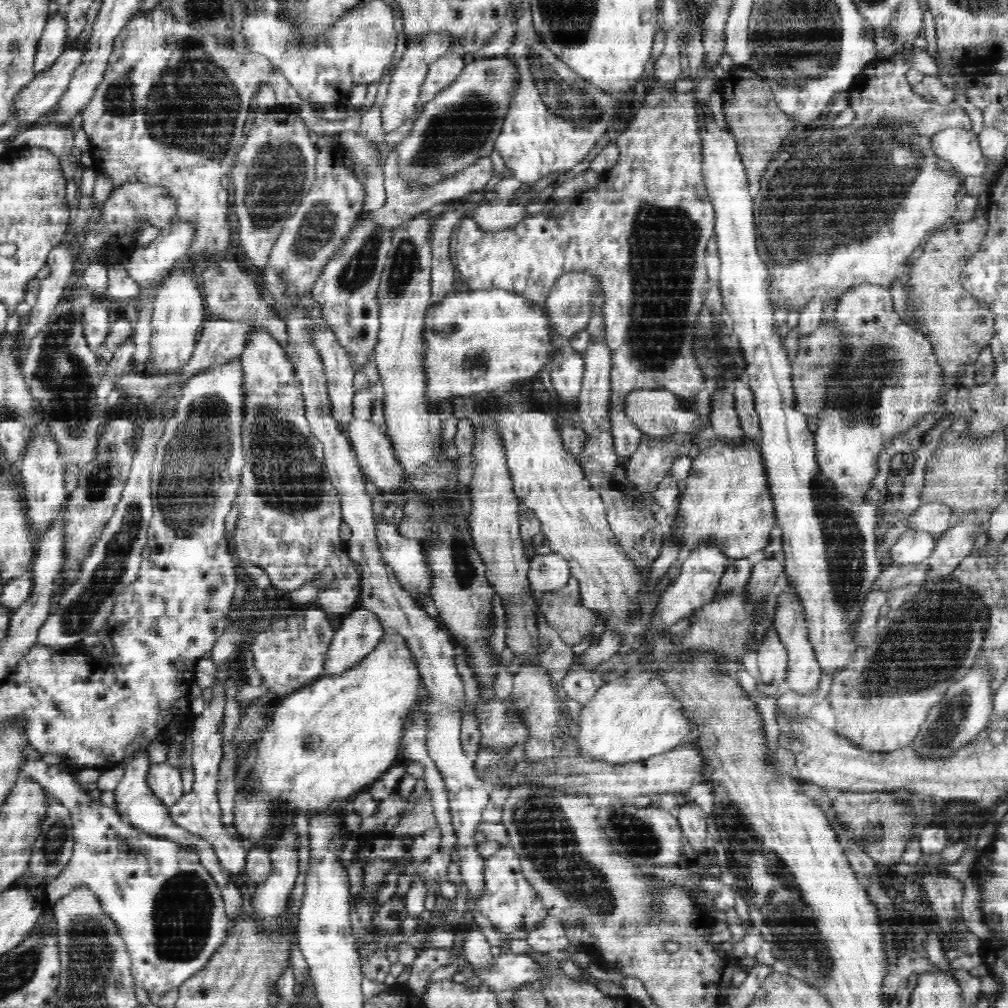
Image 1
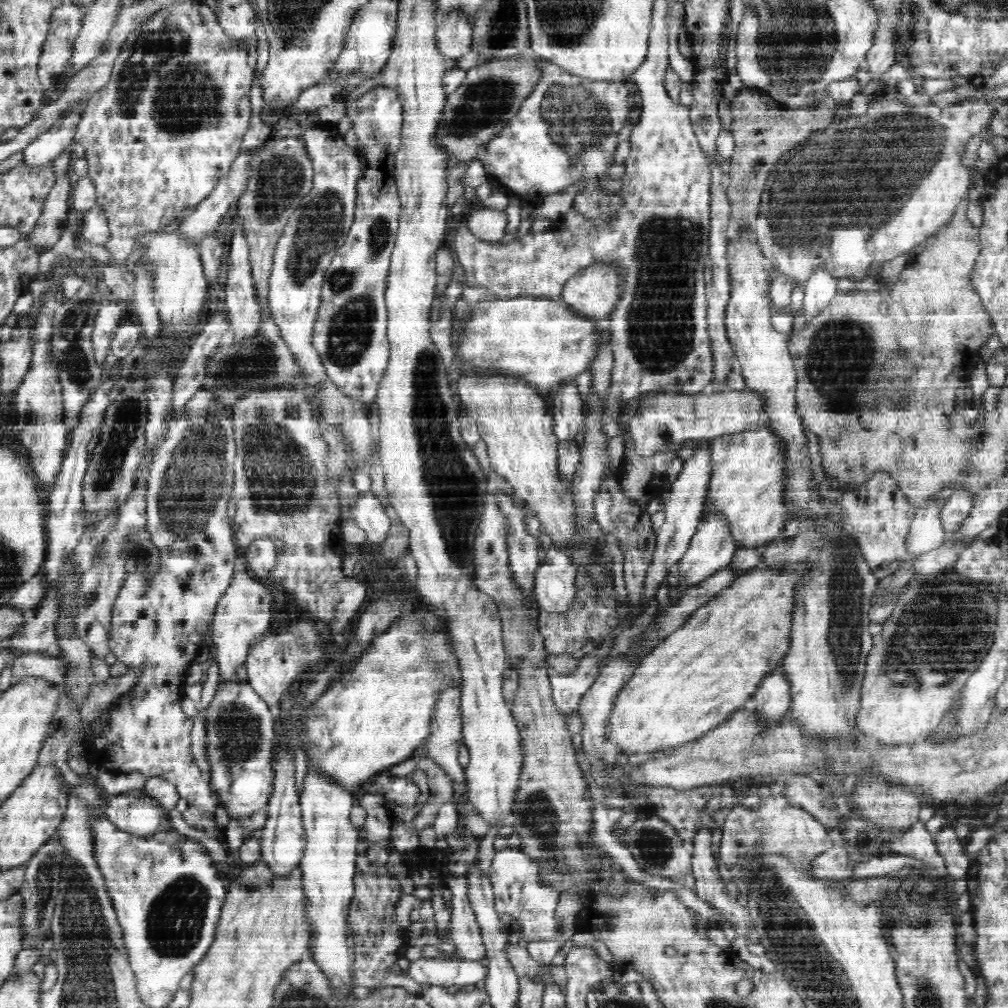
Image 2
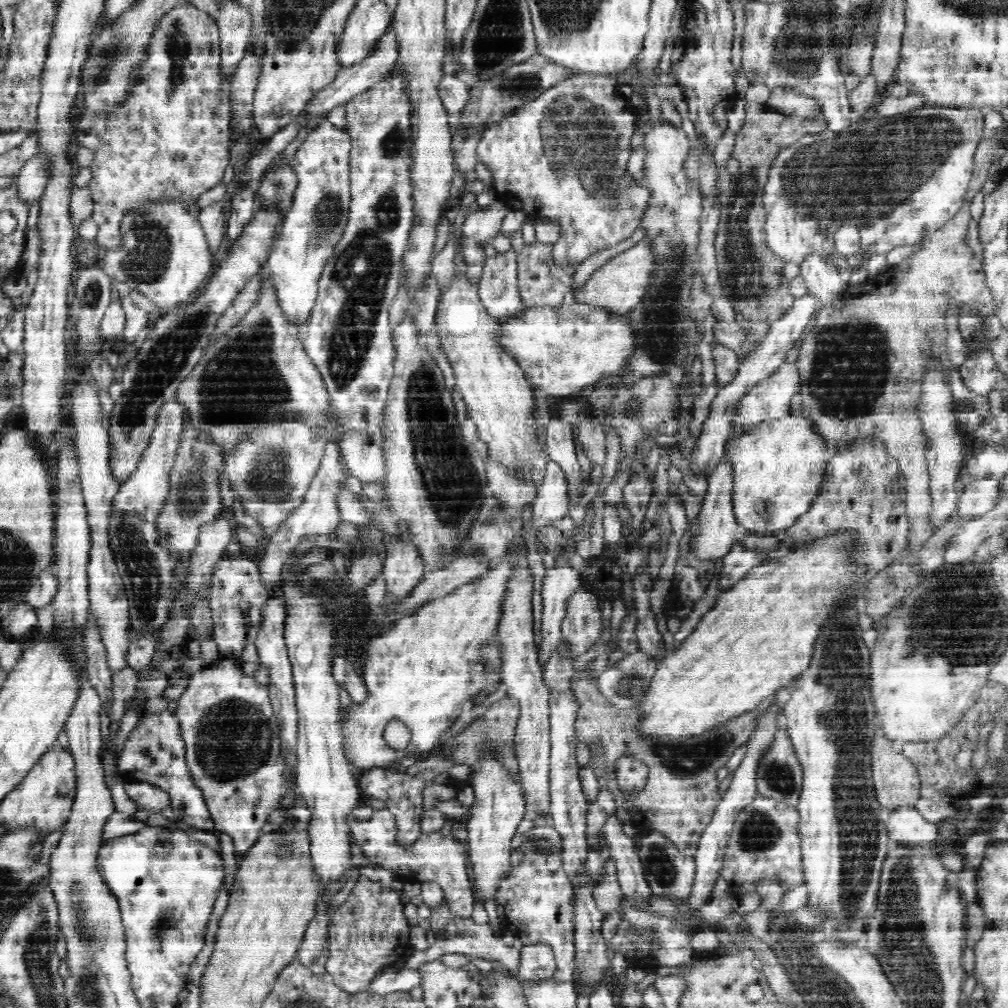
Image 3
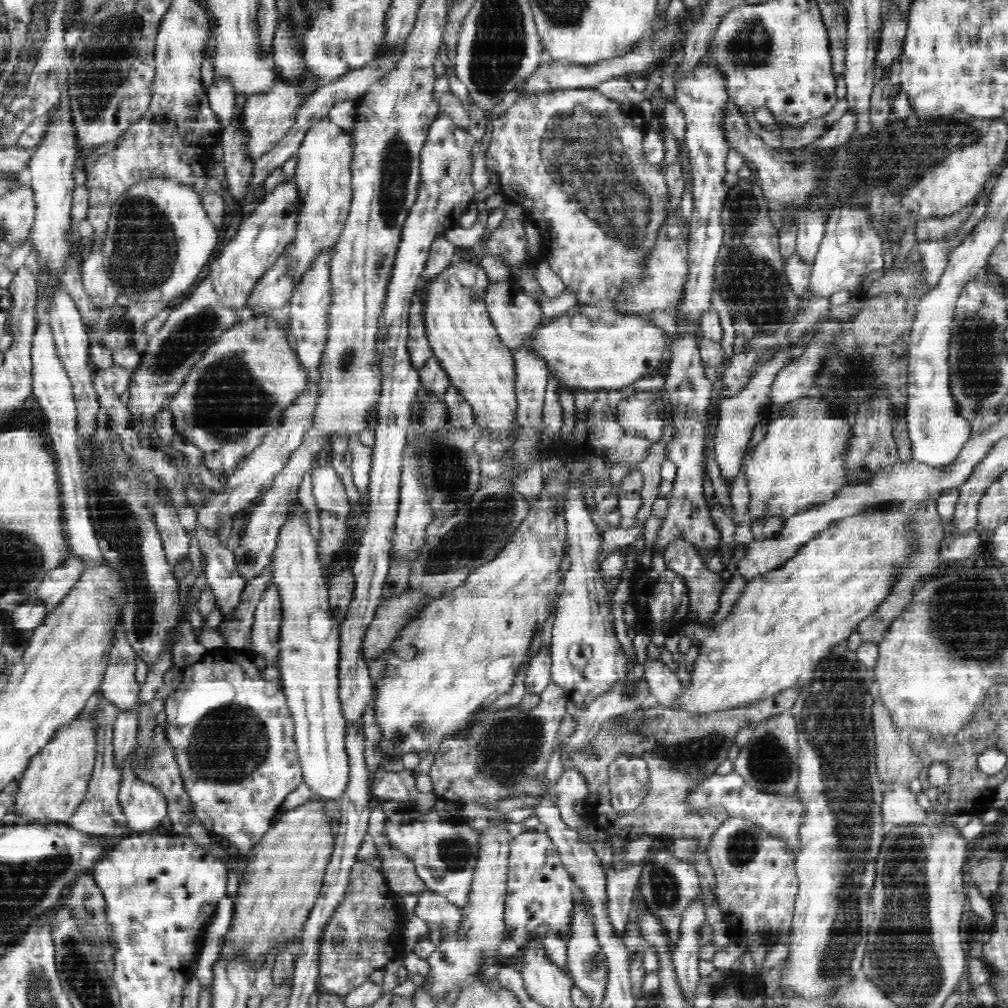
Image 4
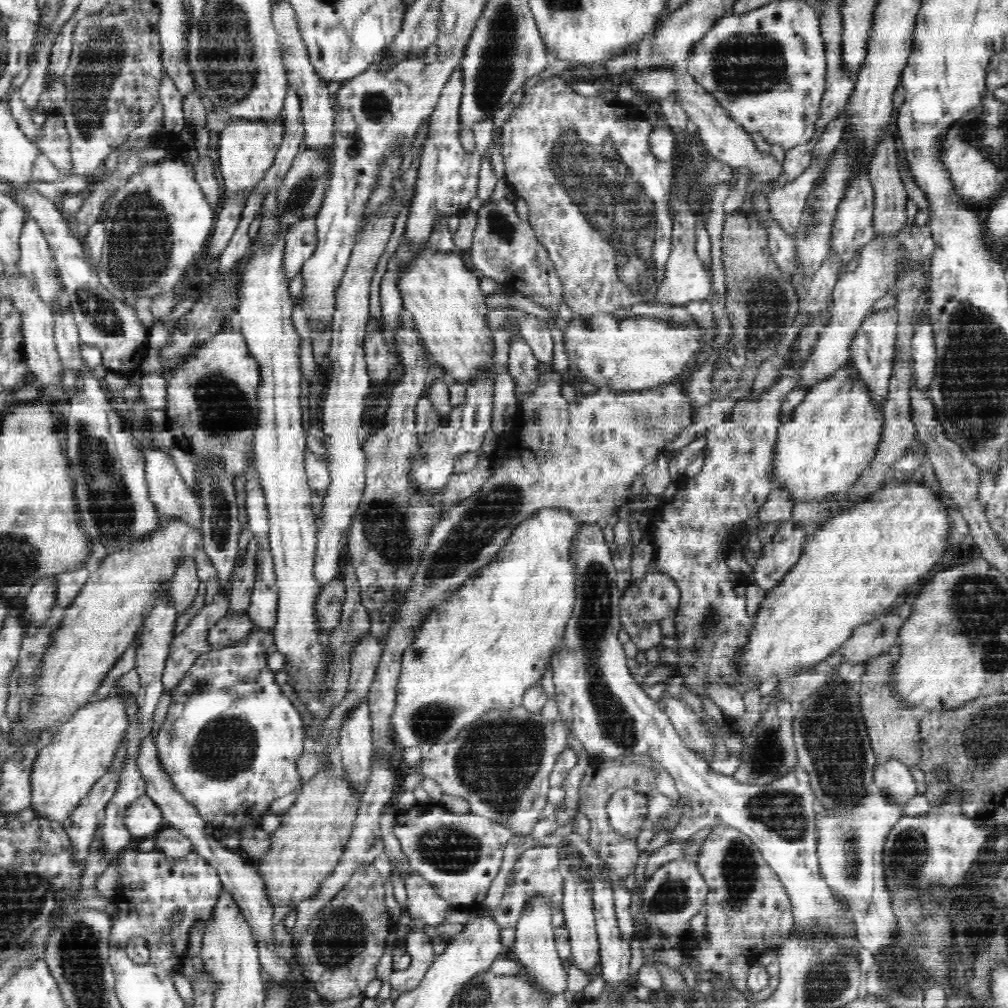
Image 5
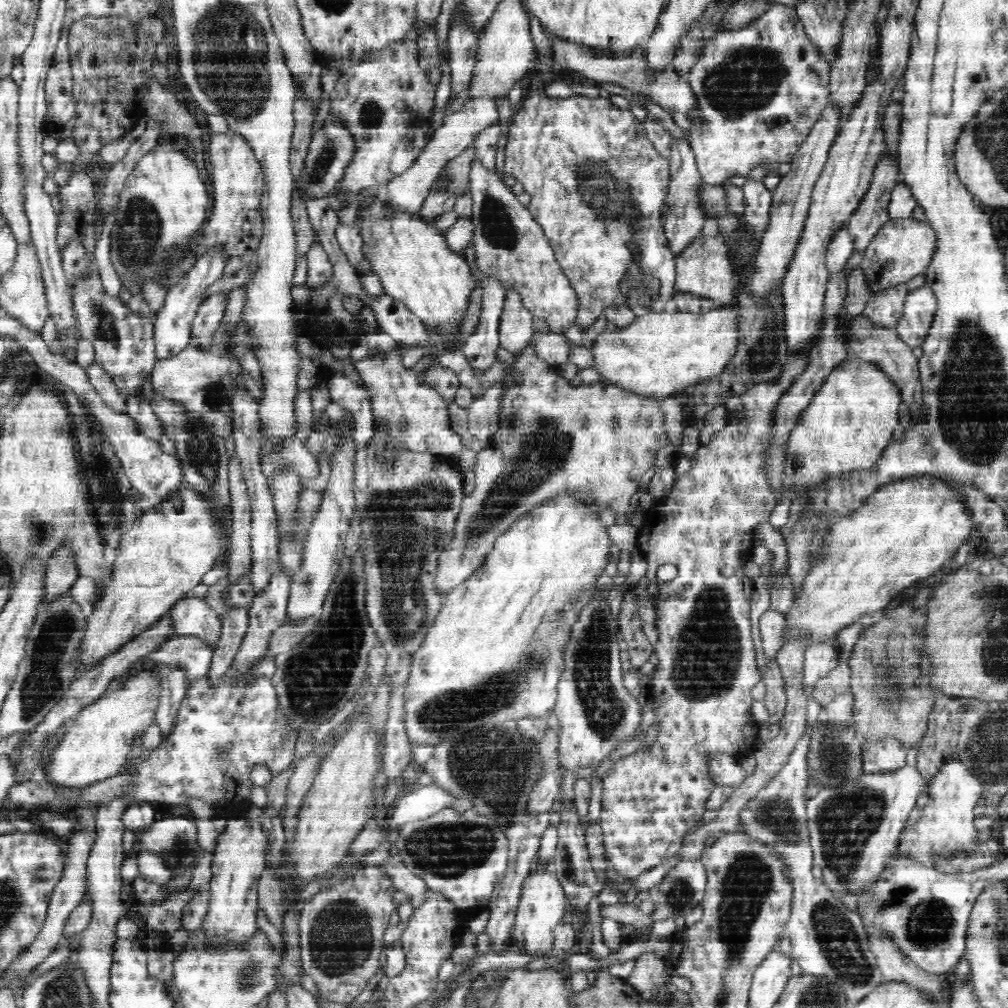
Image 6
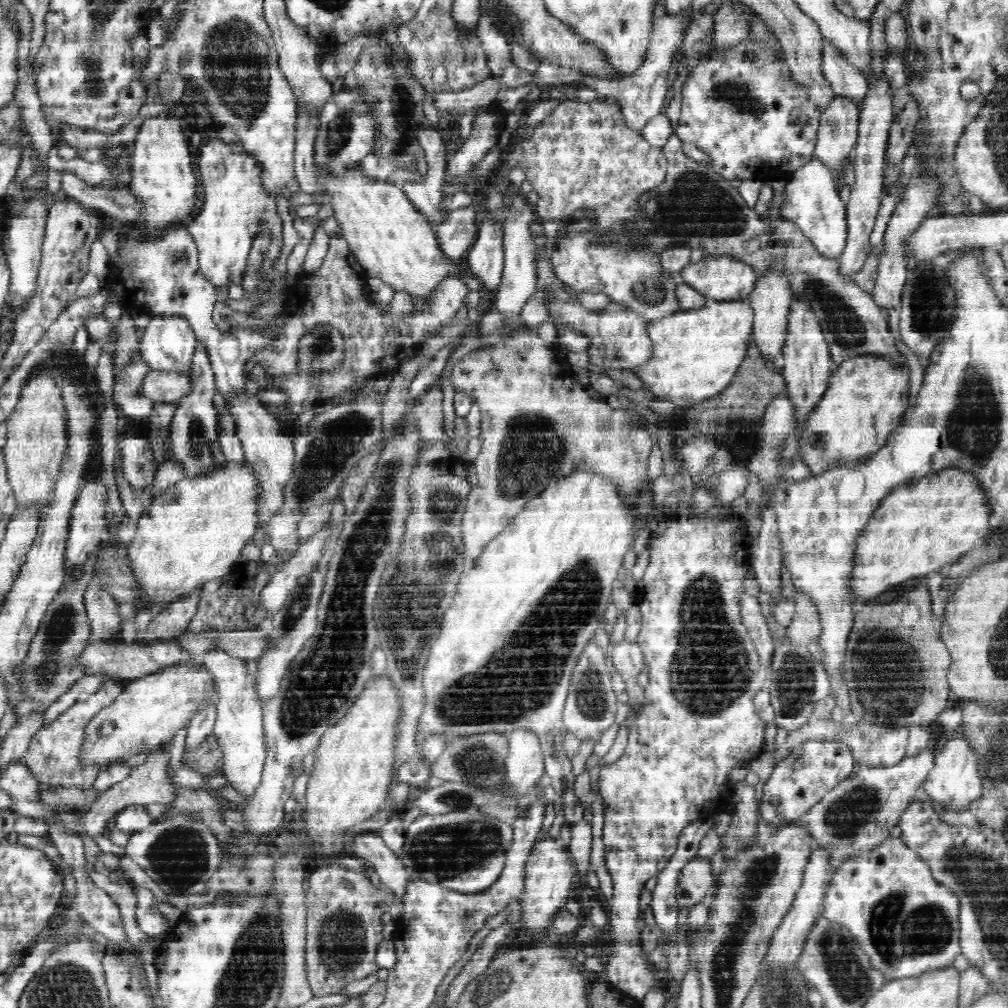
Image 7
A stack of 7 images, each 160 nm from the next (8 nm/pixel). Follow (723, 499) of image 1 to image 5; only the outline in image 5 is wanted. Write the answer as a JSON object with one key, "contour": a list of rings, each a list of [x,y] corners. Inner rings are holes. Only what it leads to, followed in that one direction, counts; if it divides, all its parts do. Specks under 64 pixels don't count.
{"contour":[[[840,370],[834,376],[828,378],[813,386],[804,394],[801,402],[796,405],[794,412],[792,412],[792,418],[785,422],[780,422],[776,430],[776,442],[774,442],[774,448],[772,448],[772,462],[770,462],[770,480],[774,479],[774,484],[778,484],[778,489],[772,489],[766,498],[766,502],[757,511],[756,518],[763,524],[770,524],[773,522],[779,522],[789,520],[793,516],[793,508],[798,506],[800,503],[827,503],[833,496],[839,495],[840,493],[848,492],[852,486],[857,483],[862,470],[872,462],[872,456],[875,454],[875,447],[880,442],[880,428],[882,428],[882,413],[874,407],[874,403],[870,401],[870,395],[866,391],[866,387],[860,384],[850,384],[845,380],[844,370]]]}

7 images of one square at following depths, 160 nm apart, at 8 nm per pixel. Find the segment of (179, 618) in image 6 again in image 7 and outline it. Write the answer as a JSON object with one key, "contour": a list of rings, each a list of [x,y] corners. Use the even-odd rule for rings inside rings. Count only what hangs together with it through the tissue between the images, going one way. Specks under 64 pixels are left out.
{"contour":[[[205,622],[204,625],[205,628],[196,630],[194,634],[216,633],[202,656],[202,663],[203,667],[213,676],[217,689],[217,717],[213,730],[220,741],[220,747],[224,749],[224,757],[226,757],[223,776],[228,779],[232,788],[249,799],[254,796],[254,792],[260,785],[267,756],[262,715],[263,702],[259,696],[259,690],[257,690],[259,659],[248,660],[228,654],[217,640],[217,634],[222,630],[212,628]]]}

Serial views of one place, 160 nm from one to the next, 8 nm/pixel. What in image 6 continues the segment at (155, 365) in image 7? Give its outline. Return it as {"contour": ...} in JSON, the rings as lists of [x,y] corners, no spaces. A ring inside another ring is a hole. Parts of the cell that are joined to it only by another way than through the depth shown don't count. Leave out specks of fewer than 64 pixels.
{"contour":[[[215,243],[208,249],[194,252],[194,256],[195,260],[192,267],[168,289],[166,303],[153,321],[155,355],[158,359],[174,356],[188,344],[190,340],[190,326],[193,325],[196,310],[202,302],[201,295],[210,284],[223,276],[224,268],[231,258],[224,243]]]}

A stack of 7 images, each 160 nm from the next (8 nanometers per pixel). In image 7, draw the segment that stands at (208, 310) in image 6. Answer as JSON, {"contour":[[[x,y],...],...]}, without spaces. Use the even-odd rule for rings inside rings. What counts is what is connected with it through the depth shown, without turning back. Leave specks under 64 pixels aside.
{"contour":[[[196,340],[191,366],[194,368],[194,385],[183,399],[176,402],[176,410],[174,410],[174,416],[170,422],[170,430],[168,430],[168,448],[172,452],[175,462],[182,465],[183,476],[195,479],[221,471],[229,463],[229,460],[222,452],[219,435],[221,419],[219,411],[212,403],[212,397],[217,389],[208,349],[203,340]]]}

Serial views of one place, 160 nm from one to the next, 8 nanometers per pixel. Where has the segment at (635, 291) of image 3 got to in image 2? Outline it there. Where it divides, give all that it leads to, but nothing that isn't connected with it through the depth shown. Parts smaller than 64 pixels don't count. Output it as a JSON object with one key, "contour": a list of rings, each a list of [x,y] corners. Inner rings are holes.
{"contour":[[[588,266],[563,284],[561,302],[575,316],[604,325],[619,294],[616,282],[609,266]]]}

